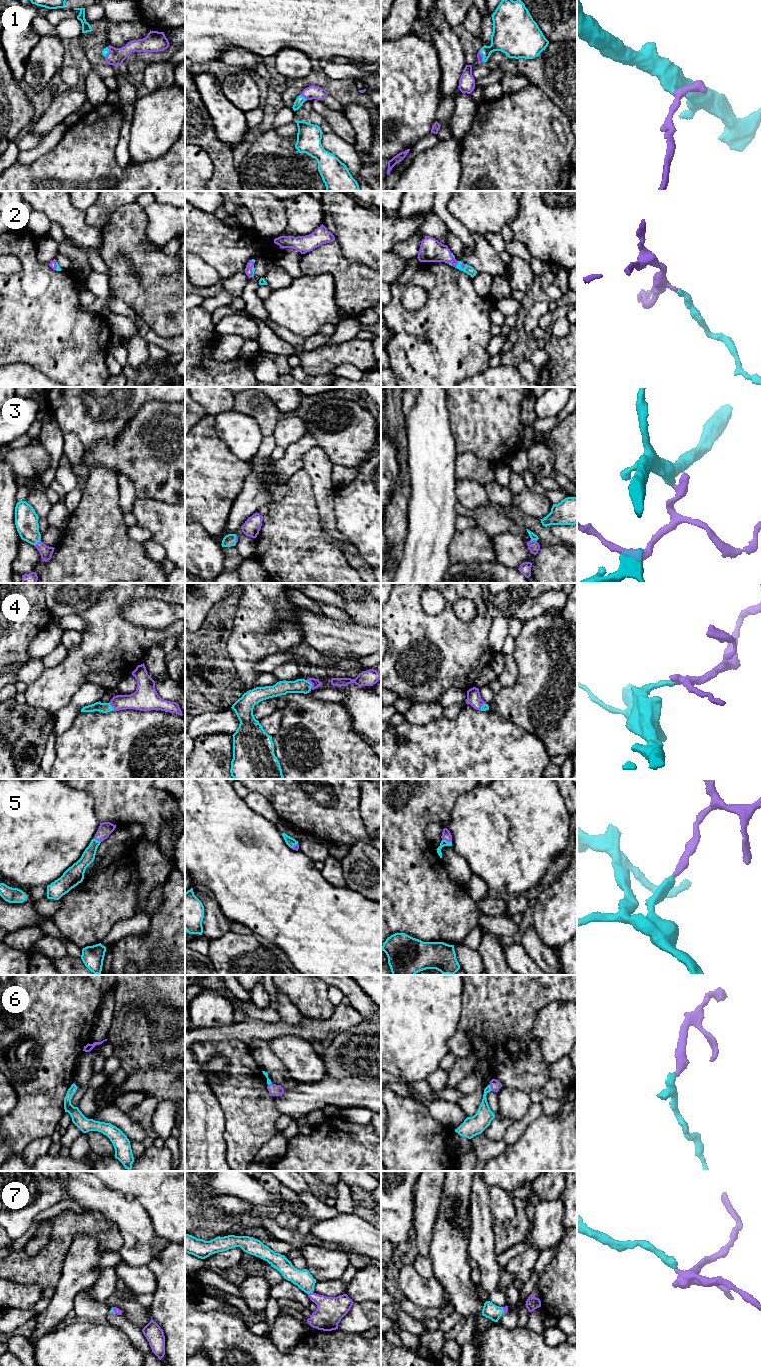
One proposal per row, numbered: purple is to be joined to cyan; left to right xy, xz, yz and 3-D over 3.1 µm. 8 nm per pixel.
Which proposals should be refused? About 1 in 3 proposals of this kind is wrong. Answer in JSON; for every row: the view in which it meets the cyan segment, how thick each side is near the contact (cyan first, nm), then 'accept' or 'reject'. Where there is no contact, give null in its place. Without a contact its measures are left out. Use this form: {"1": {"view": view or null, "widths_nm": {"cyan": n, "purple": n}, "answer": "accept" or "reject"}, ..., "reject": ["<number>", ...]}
{"1": {"view": "xz", "widths_nm": {"cyan": 70, "purple": 110}, "answer": "accept"}, "2": {"view": "yz", "widths_nm": {"cyan": 70, "purple": 190}, "answer": "accept"}, "3": {"view": "xy", "widths_nm": {"cyan": 190, "purple": 100}, "answer": "accept"}, "4": {"view": "xz", "widths_nm": {"cyan": 110, "purple": 70}, "answer": "accept"}, "5": {"view": "yz", "widths_nm": {"cyan": 50, "purple": 80}, "answer": "accept"}, "6": {"view": "yz", "widths_nm": {"cyan": 140, "purple": 80}, "answer": "accept"}, "7": {"view": "xz", "widths_nm": {"cyan": 150, "purple": 220}, "answer": "accept"}, "reject": []}

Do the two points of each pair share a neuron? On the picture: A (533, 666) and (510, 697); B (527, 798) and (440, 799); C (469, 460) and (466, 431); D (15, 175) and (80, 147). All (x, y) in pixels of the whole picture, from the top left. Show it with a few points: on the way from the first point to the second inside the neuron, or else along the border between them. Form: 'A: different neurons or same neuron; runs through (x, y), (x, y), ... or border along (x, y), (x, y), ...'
A: same neuron; runs through (533, 674), (518, 689)
B: different neurons; border along (473, 789), (463, 792), (457, 797), (446, 821)
C: different neurons; border along (457, 453), (472, 452), (489, 462)
D: same neuron; runs through (31, 175), (53, 174), (64, 163)

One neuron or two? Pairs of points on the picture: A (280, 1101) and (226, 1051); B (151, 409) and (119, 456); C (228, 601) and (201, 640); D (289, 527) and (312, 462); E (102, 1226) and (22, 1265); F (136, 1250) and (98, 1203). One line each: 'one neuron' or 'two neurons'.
A: two neurons
B: one neuron
C: one neuron
D: two neurons
E: one neuron
F: one neuron

